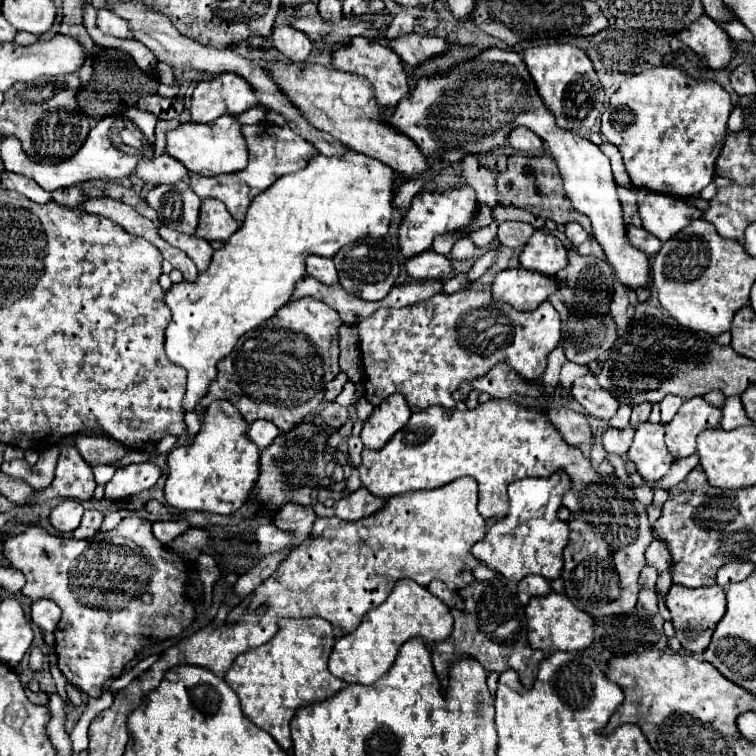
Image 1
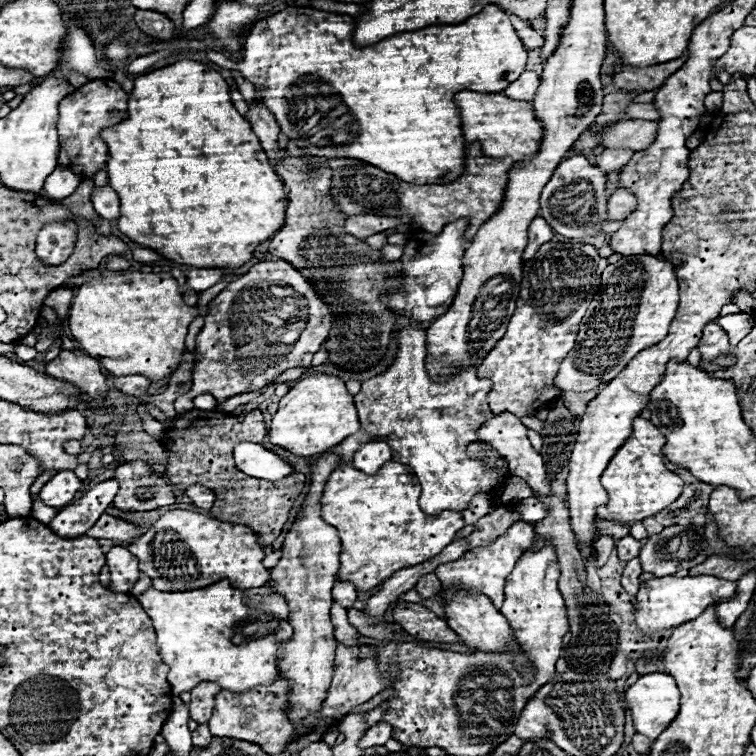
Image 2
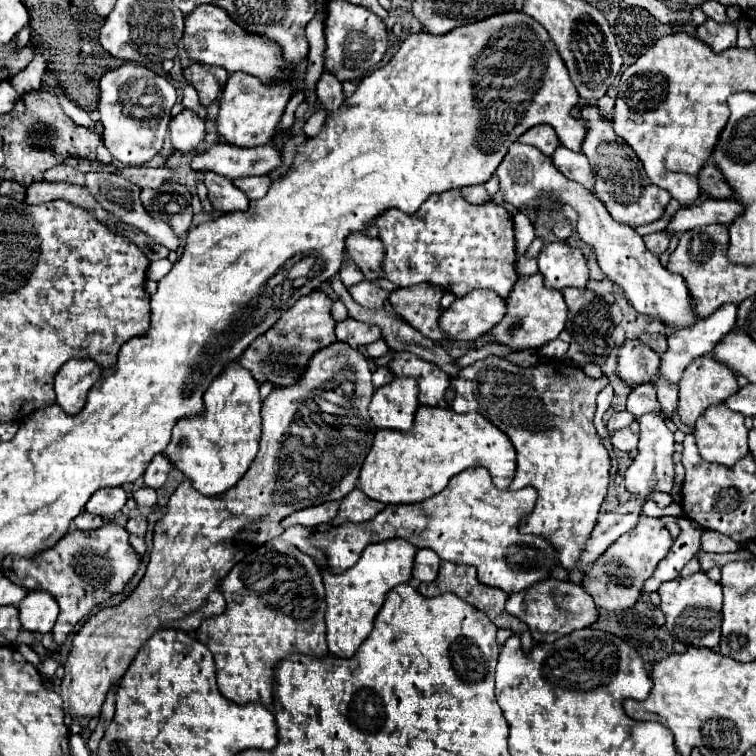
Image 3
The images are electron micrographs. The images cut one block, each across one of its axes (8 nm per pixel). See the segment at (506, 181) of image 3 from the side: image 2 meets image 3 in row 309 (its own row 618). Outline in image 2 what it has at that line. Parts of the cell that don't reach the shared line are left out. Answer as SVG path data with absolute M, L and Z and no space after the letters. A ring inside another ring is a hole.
M662 576L662 578L652 578L646 582L640 582L640 590L636 594L636 624L642 634L650 636L660 630L676 628L688 620L694 620L700 616L710 604L714 602L724 602L730 600L736 594L736 582L720 580L714 576Z

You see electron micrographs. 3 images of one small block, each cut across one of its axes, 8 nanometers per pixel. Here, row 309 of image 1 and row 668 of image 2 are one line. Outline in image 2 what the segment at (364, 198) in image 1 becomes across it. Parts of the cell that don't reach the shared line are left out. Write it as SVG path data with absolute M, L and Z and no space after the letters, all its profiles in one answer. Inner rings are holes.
M220 580L208 588L192 592L156 592L154 588L148 588L138 596L138 602L154 622L158 634L156 644L164 664L170 666L168 682L176 696L180 696L180 692L190 692L198 682L216 682L222 690L248 692L256 686L268 686L280 678L276 652L282 642L292 638L294 628L288 622L286 600L272 592L270 586L236 590L228 586L228 580Z

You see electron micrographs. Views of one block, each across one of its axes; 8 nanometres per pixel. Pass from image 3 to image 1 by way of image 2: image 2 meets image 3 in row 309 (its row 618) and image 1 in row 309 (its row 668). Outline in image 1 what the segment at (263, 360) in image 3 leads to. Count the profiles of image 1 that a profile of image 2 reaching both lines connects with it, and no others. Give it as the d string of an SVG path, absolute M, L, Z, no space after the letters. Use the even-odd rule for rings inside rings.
M300 298L296 302L288 302L284 308L276 312L276 316L272 316L272 320L266 320L254 330L242 334L230 356L218 362L216 366L218 376L208 386L208 394L198 402L200 408L208 408L214 400L228 400L238 408L240 416L248 424L252 424L254 420L270 420L282 432L290 432L296 424L300 424L310 412L314 412L320 406L320 402L324 400L324 388L328 380L334 380L334 376L340 372L338 366L340 326L342 320L340 316L336 316L336 310L332 310L328 304L316 298Z

